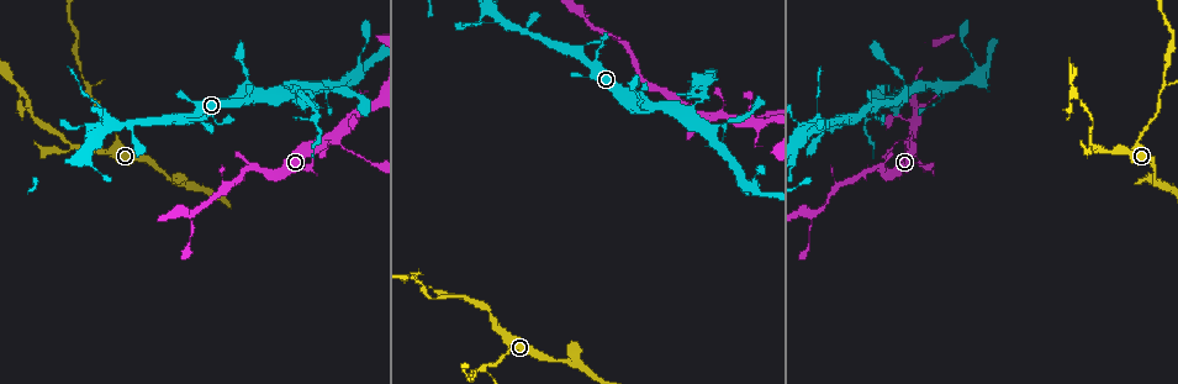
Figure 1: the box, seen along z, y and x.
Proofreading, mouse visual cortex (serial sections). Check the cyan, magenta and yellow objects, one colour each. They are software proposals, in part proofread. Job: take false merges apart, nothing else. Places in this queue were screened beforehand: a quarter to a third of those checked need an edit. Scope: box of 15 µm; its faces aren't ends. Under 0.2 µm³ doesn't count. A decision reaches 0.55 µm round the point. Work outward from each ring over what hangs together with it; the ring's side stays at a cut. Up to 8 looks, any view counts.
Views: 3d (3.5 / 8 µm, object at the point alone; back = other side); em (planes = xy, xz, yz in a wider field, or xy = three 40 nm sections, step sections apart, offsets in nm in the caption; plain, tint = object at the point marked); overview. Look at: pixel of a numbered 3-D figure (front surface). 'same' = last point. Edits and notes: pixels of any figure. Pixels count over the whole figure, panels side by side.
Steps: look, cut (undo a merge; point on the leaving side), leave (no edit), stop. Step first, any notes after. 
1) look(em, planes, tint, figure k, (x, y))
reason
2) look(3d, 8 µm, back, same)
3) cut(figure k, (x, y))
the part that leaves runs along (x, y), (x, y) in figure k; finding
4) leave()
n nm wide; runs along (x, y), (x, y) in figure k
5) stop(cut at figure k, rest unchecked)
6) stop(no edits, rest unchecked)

look(3d, 8 µm, figure 1, (332, 141))
a fork

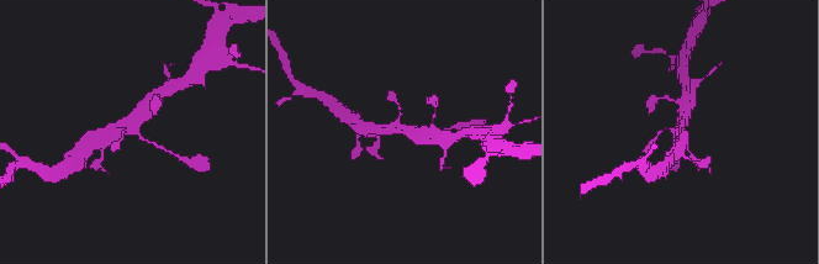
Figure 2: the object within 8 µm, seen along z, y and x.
look(em, xy, step 5, tint, figure 2, (131, 124))
now the EM

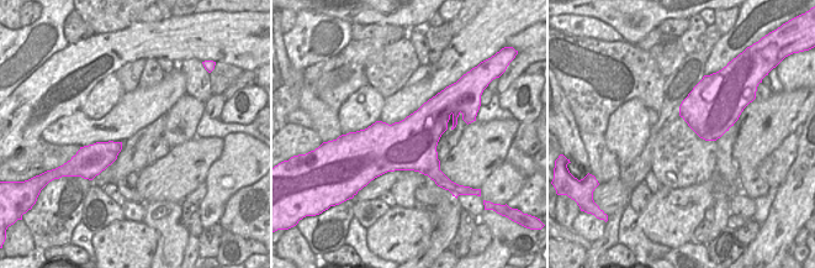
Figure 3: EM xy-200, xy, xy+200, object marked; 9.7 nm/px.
leave()
runs along (100, 141), (132, 126), (156, 98) in figure 2; continuous, no second cell

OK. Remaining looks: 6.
look(3d, 3.5 µm, figure 1, (305, 91))
sharp bend

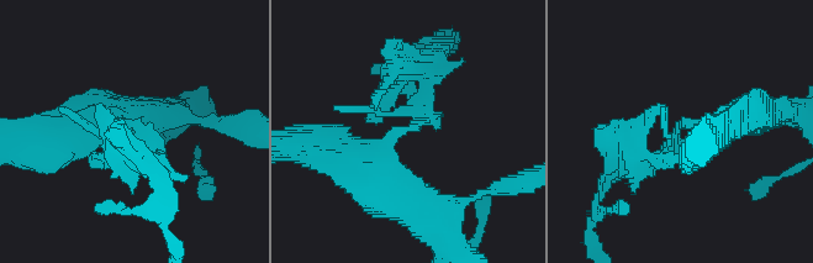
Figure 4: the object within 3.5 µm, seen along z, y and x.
look(em, xy, step 3, tint, figure 4, (408, 129))
shape alone is not enough

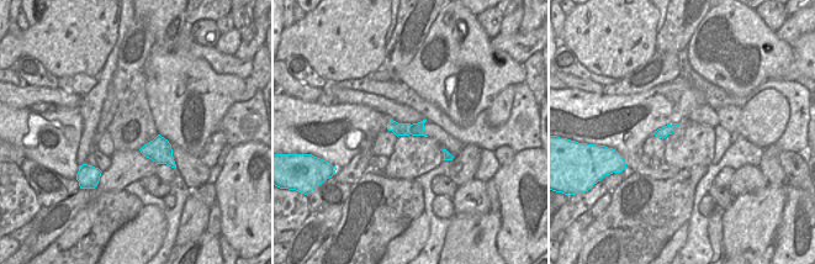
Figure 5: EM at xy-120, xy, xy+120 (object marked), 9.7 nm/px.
look(em, planes, tint, same)
another direction

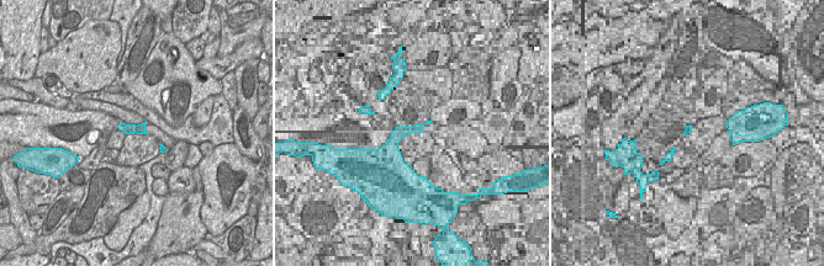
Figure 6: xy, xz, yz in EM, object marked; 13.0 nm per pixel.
cut(figure 4, (390, 88))
the part that leaves runs along (396, 135), (426, 119), (426, 74), (404, 70) in figure 4; a second cell is stuck on

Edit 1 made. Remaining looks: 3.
look(3d, 3.5 µm, back, figure 1, (510, 349))
sudden change in width

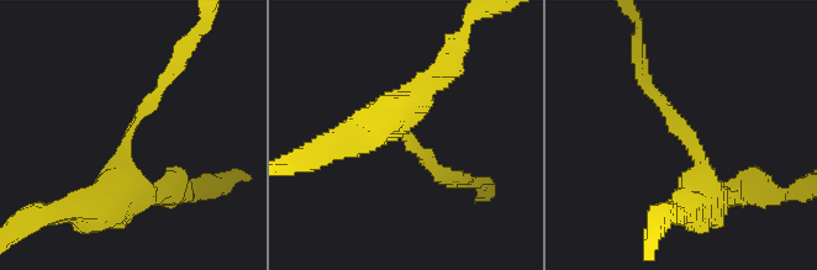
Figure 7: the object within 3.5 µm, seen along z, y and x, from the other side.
look(em, xy, step 5, tint, figure 7, (134, 131))
arms of 150, 450 nm

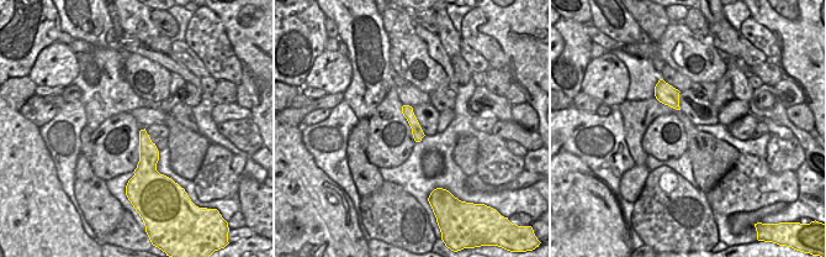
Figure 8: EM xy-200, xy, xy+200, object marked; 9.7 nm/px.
leave()
runs along (404, 108), (416, 127), (418, 139) in figure 8; all the same cell

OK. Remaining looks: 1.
stop(cut at figure 4, rest unchecked)

